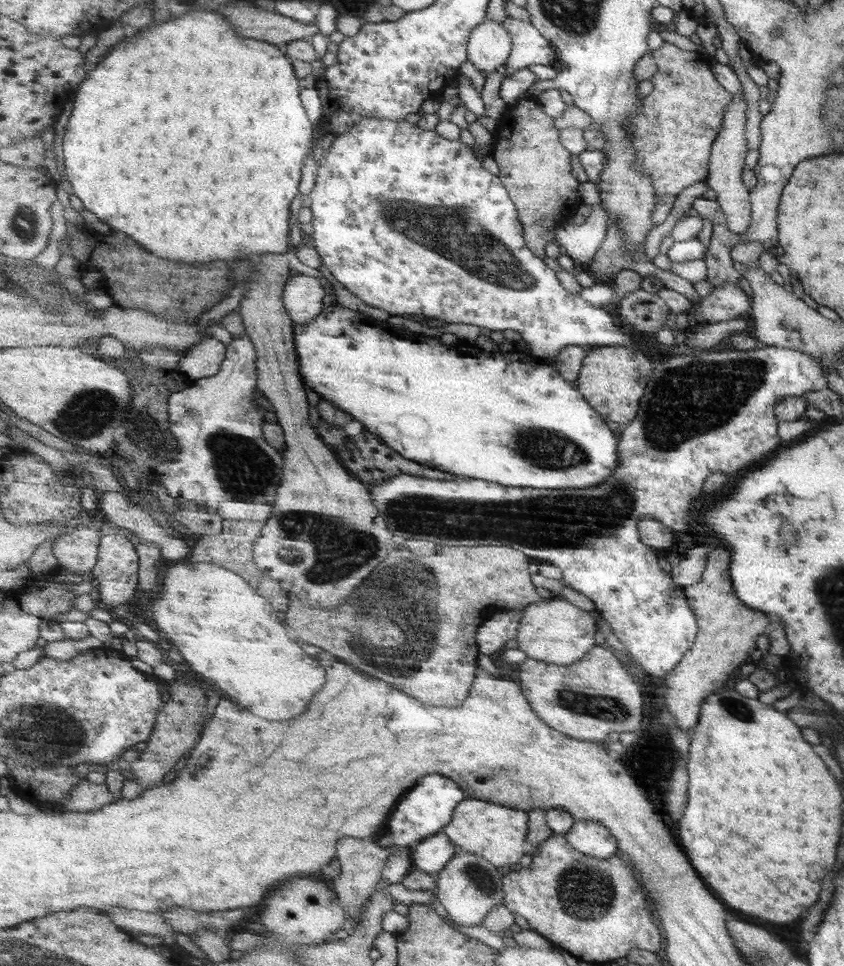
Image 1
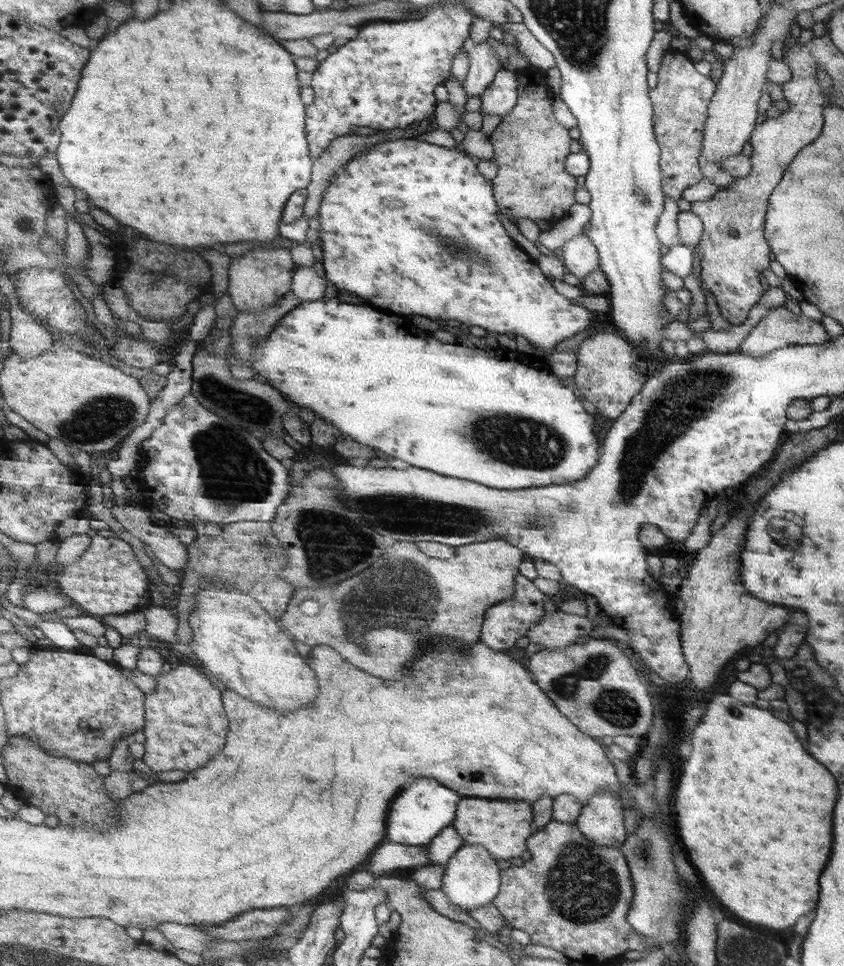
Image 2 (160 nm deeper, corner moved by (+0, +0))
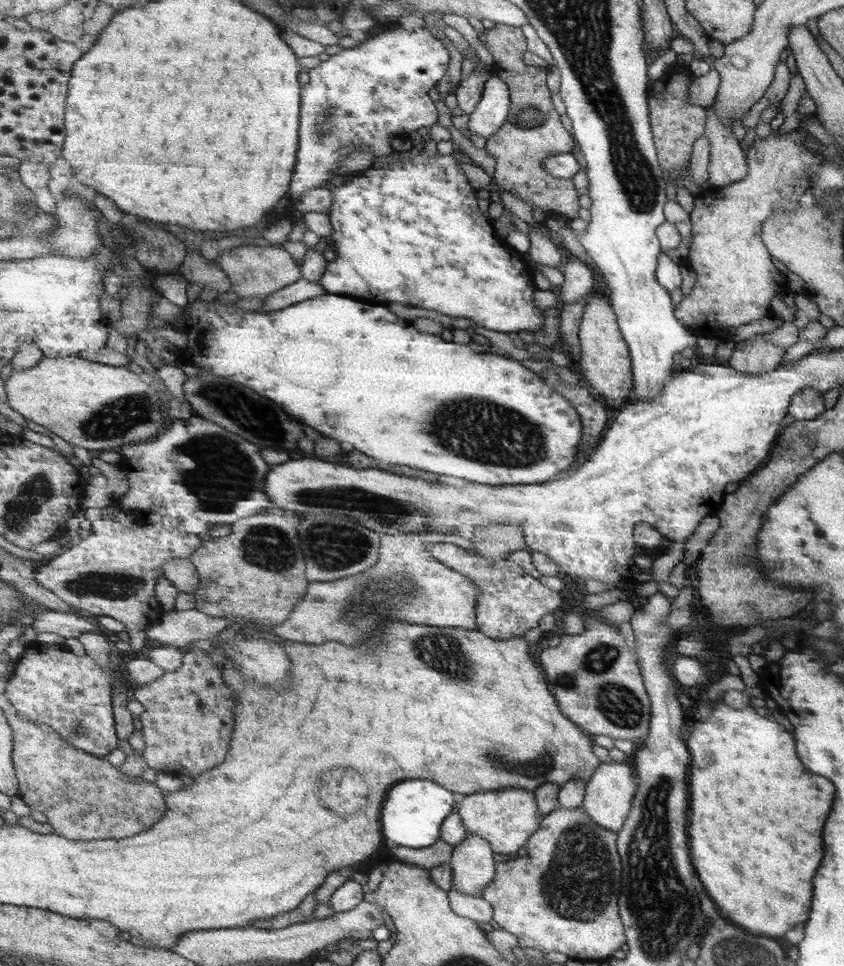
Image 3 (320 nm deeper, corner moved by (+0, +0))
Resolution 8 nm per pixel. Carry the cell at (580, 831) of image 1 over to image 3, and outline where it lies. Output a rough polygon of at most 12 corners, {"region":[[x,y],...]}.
{"region":[[627,762],[601,763],[580,807],[619,832],[635,784]]}

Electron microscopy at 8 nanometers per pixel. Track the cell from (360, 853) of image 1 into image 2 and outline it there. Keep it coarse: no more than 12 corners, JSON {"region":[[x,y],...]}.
{"region":[[384,842],[365,866],[375,879],[432,865],[428,846]]}

